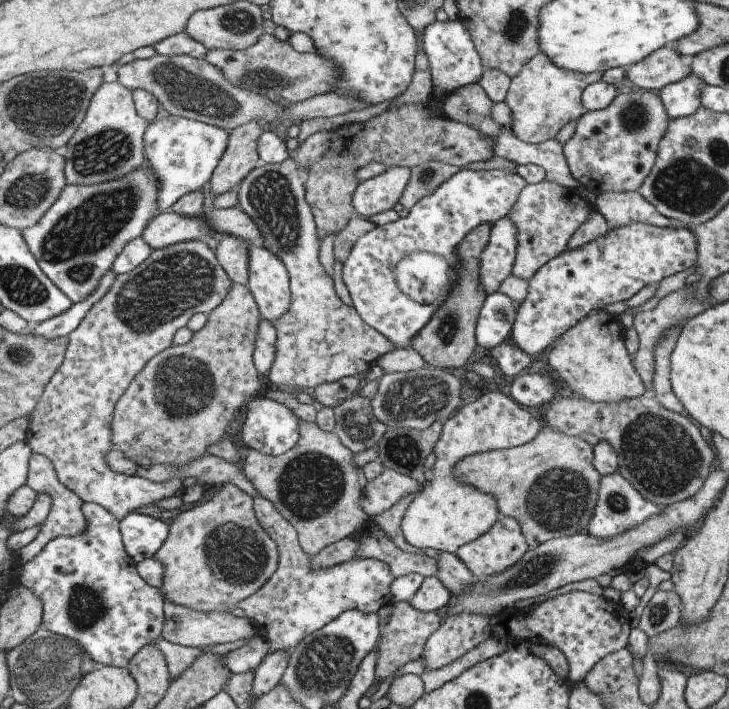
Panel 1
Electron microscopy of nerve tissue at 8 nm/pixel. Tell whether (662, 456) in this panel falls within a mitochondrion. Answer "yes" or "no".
yes

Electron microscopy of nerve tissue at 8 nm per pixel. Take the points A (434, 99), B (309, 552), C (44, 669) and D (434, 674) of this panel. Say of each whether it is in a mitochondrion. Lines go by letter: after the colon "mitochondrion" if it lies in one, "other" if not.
A: other
B: other
C: mitochondrion
D: other

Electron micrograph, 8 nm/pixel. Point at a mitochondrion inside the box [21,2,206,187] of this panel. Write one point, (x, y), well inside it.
(100, 156)

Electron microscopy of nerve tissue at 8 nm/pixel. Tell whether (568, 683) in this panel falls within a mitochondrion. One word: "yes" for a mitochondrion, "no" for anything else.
no

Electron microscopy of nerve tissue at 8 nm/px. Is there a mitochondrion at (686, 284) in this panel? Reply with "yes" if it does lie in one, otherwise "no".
no

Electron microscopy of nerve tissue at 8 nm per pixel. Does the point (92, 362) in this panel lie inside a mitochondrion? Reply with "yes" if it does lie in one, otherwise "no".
no

